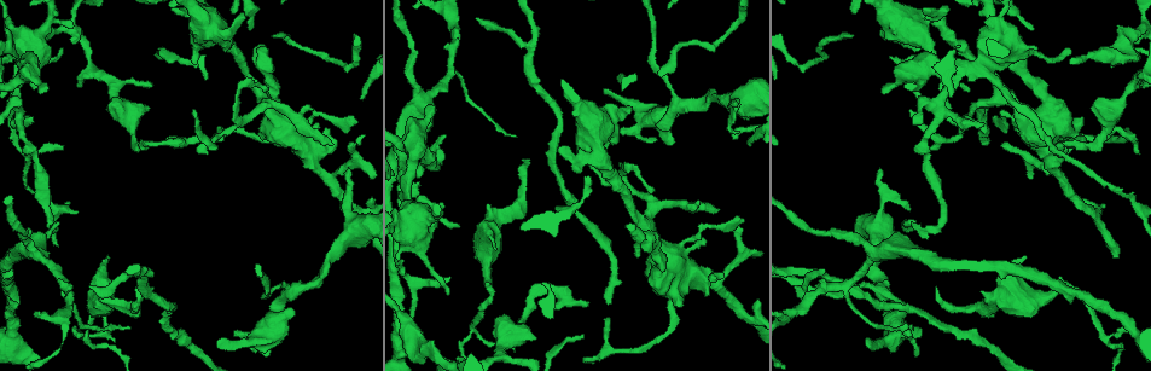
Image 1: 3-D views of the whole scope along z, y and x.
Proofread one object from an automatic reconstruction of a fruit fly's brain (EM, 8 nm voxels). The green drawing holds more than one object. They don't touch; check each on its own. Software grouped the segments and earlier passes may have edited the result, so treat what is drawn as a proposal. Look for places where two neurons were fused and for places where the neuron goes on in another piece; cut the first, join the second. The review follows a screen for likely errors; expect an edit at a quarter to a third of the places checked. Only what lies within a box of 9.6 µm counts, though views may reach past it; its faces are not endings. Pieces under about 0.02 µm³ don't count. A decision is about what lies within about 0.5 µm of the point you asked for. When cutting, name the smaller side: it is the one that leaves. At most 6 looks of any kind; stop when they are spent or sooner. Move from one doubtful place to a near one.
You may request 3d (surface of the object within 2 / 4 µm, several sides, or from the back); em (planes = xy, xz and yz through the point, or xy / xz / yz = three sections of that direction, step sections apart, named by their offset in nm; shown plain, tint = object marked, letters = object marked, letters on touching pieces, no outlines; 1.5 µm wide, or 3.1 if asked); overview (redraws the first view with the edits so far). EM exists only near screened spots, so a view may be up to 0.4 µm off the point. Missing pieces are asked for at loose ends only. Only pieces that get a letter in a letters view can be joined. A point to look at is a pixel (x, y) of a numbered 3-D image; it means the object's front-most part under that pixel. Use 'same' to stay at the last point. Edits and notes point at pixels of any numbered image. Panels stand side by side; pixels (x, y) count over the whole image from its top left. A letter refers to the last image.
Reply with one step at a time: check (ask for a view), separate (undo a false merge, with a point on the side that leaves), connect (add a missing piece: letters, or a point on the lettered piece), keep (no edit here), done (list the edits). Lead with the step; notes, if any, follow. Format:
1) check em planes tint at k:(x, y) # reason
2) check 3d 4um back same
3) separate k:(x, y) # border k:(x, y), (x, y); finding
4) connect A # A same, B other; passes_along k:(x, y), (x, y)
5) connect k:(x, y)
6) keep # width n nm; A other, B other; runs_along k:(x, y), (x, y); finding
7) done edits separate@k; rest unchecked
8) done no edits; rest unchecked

check em xz step 4 tint at 1:(514, 135) # end of a long branch

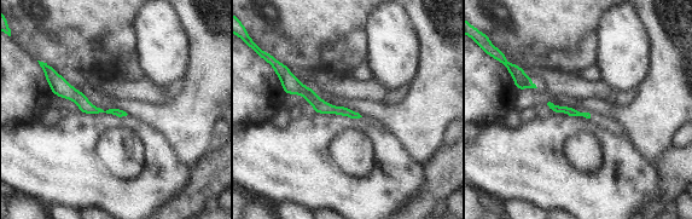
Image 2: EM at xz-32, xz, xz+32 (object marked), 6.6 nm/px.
check em planes letters same # another direction

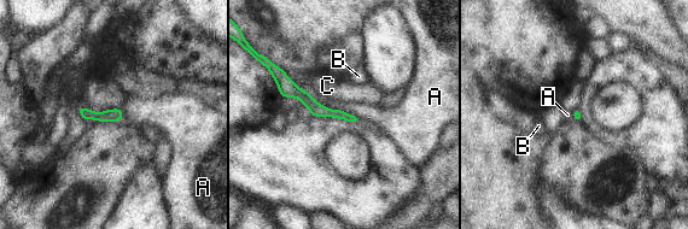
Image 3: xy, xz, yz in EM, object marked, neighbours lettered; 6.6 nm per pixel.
keep # longest_contact A 140 nm; A other, B other, C other; border 3:(340, 109), (351, 113), (357, 119); no lettered piece goes on from it

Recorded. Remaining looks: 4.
check 3d 4um at 1:(630, 186) # branch point

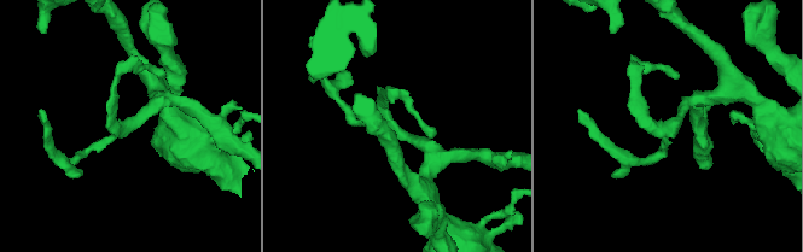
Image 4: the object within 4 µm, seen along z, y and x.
check em planes letters at 4:(392, 123) # arms 3; need the tissue

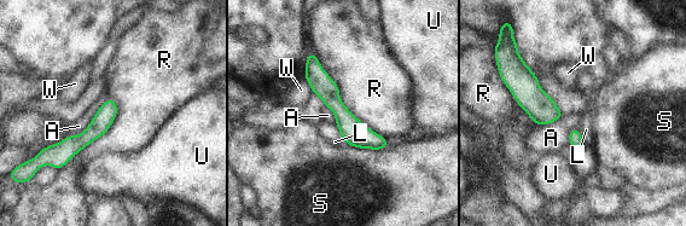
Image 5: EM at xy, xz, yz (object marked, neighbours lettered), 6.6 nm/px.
keep # A other, L other, R other, S other, U other, W other; runs_along 5:(312, 57), (341, 112), (382, 145); continuous, no second neuron

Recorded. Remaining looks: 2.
check em xy step 8 letters at 1:(356, 120) # free end

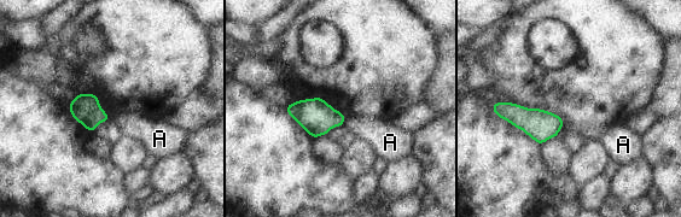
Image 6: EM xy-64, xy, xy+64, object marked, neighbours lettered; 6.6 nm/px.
check em planes letters same # another direction

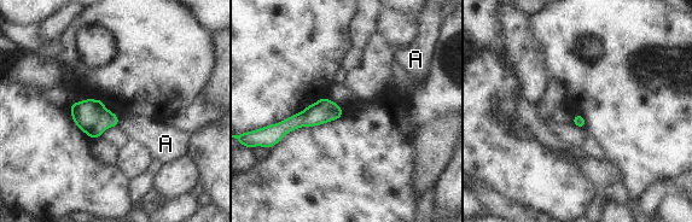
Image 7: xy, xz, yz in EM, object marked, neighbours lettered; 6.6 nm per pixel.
keep # longest_contact A 40 nm; A other; border 7:(120, 121), (117, 124); none of them fits

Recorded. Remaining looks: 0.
done no edits; rest unchecked

